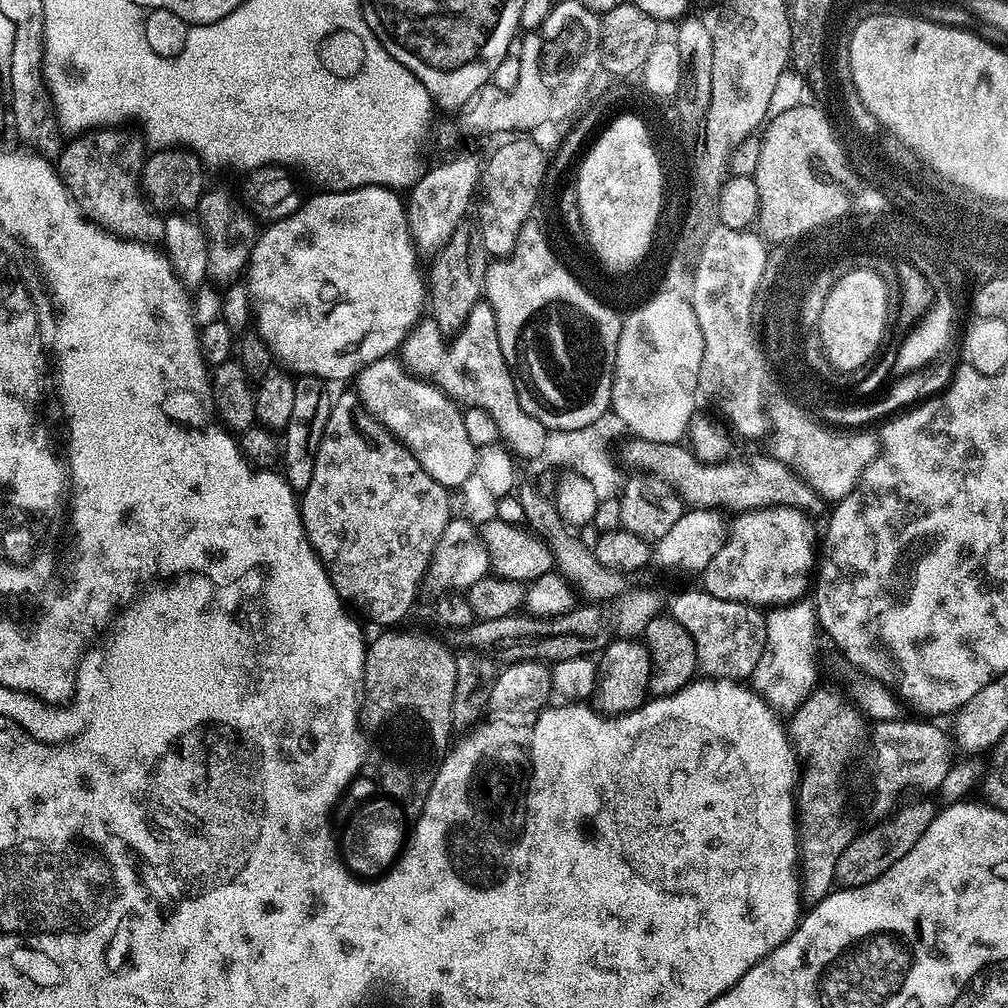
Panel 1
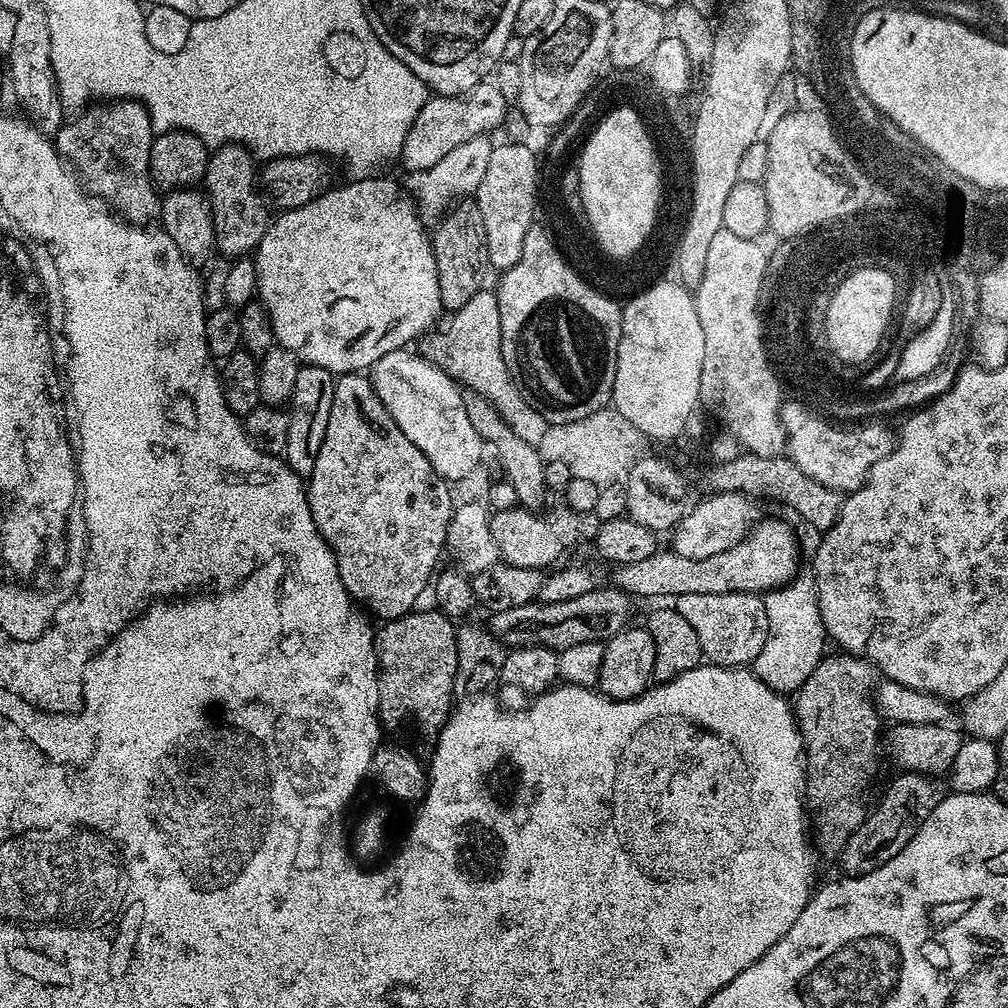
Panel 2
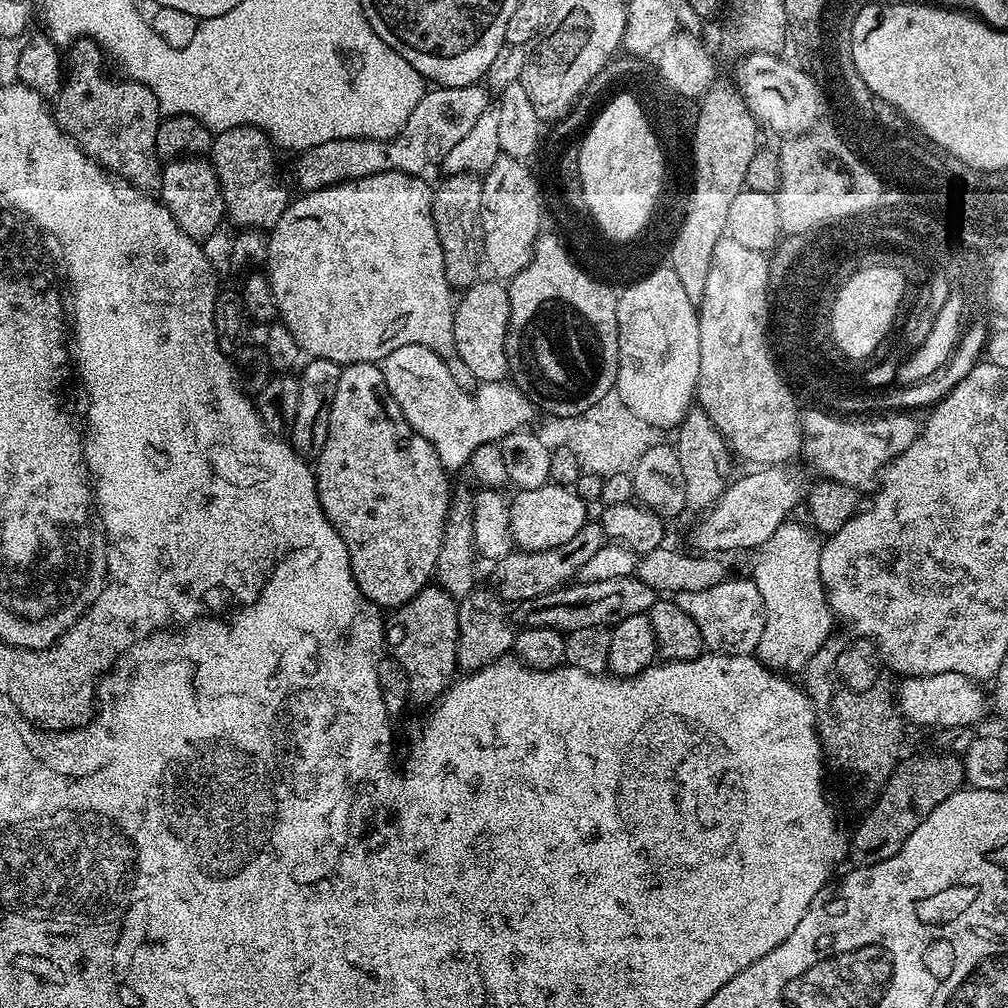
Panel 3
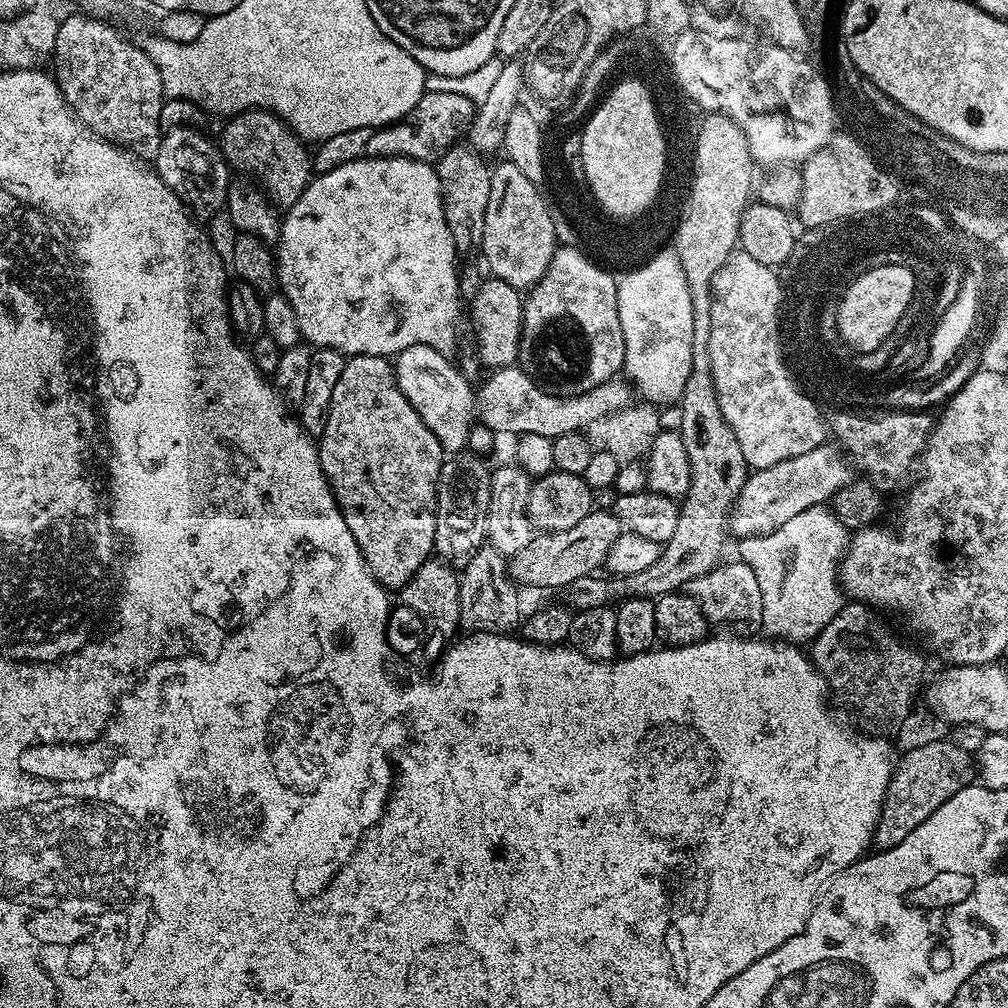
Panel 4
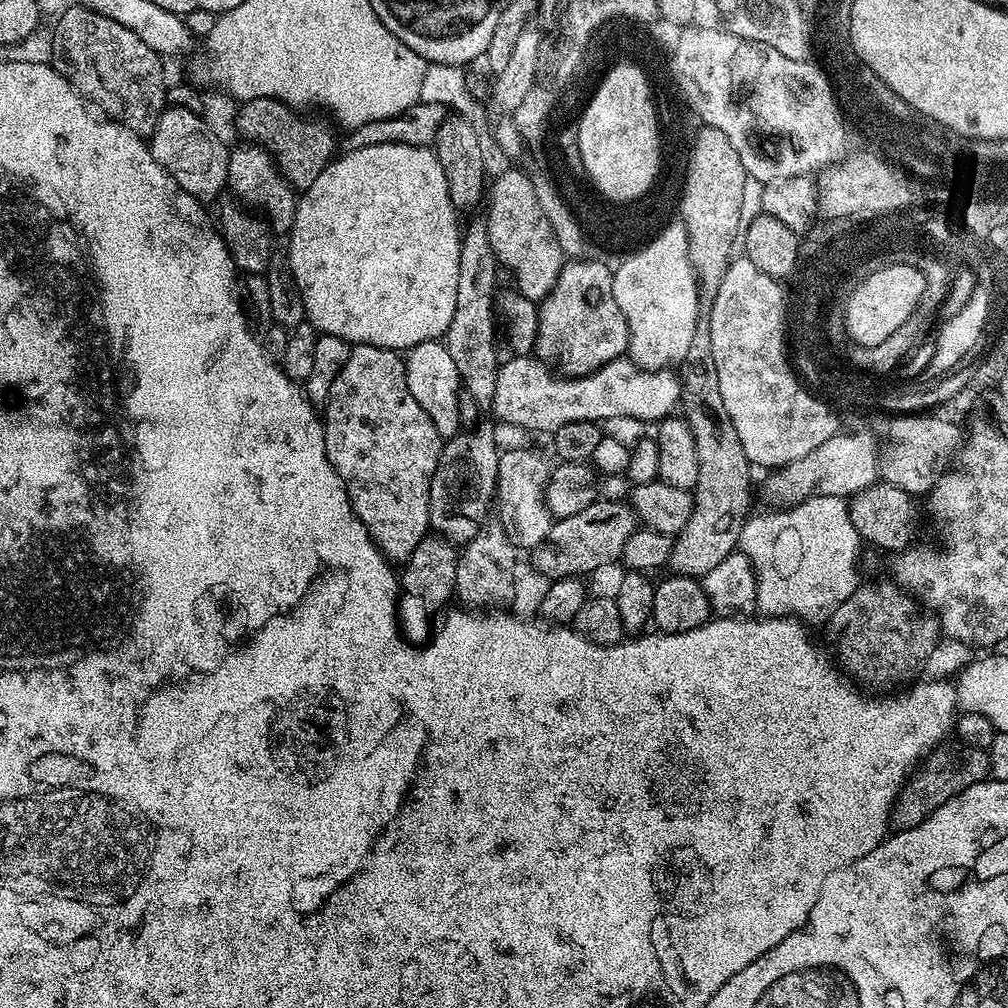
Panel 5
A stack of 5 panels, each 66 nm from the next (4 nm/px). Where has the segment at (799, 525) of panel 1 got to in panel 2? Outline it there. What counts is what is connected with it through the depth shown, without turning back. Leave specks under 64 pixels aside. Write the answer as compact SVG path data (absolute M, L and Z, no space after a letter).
M761 518L748 529L748 533L739 540L734 546L730 546L728 550L722 554L714 554L713 556L707 556L701 560L694 560L692 558L682 558L677 555L676 552L671 550L658 550L650 558L646 558L643 562L634 562L628 564L628 572L624 572L624 584L628 584L628 593L633 597L636 596L669 596L669 598L675 598L682 594L726 594L727 592L754 592L757 594L767 594L772 591L773 588L782 588L786 584L792 583L796 579L800 568L800 544L796 541L796 532L787 524L784 520L767 520L767 518Z

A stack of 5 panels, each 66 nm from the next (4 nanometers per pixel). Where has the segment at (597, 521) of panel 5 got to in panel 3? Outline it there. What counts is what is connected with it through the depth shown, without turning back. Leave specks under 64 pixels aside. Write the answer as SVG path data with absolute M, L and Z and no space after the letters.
M589 522L582 526L582 530L578 530L578 534L574 534L574 538L570 538L570 542L562 546L554 546L550 550L541 552L523 550L507 552L504 557L491 565L491 587L505 602L511 602L511 600L523 602L539 596L549 596L569 582L575 581L580 575L582 566L586 566L588 559L594 558L594 554L599 548L604 547L605 543L606 537L599 523Z

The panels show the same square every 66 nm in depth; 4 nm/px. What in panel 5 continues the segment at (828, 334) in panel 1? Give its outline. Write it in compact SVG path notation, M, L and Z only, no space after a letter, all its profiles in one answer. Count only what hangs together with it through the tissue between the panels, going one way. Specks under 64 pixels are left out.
M887 268L885 272L880 272L880 276L871 276L868 283L863 283L847 297L844 307L844 324L849 339L863 347L878 346L878 342L883 342L885 338L890 338L910 314L914 314L914 306L918 306L918 298L922 298L922 286L924 279L917 276L913 268Z

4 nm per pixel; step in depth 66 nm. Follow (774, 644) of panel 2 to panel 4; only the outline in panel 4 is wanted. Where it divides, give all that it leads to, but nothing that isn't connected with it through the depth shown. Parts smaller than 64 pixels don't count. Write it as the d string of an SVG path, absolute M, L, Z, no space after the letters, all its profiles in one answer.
M819 504L802 510L802 514L790 518L790 522L778 526L778 530L770 534L745 536L739 541L738 559L754 570L754 578L758 578L758 590L762 590L762 628L768 631L765 633L769 637L797 646L807 645L816 639L826 622L830 622L830 618L834 618L834 614L844 607L846 597L838 573L849 539L849 528L832 513L831 507Z

